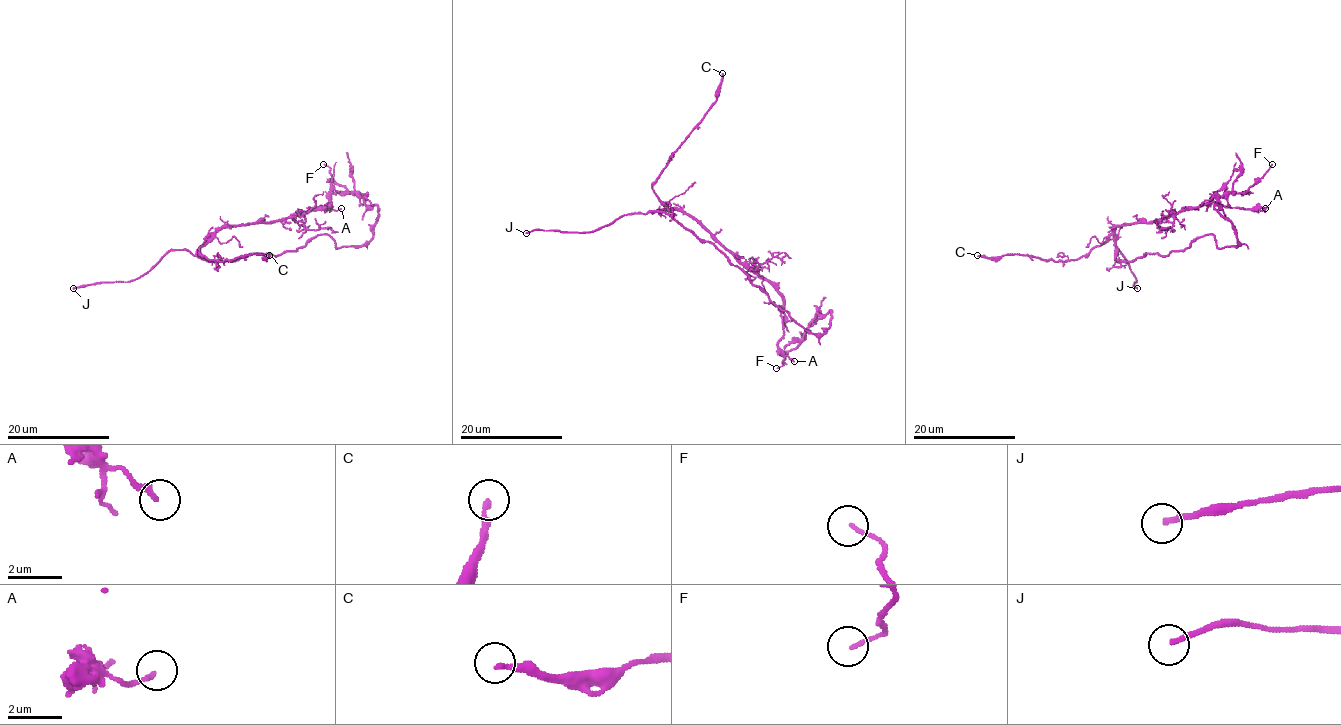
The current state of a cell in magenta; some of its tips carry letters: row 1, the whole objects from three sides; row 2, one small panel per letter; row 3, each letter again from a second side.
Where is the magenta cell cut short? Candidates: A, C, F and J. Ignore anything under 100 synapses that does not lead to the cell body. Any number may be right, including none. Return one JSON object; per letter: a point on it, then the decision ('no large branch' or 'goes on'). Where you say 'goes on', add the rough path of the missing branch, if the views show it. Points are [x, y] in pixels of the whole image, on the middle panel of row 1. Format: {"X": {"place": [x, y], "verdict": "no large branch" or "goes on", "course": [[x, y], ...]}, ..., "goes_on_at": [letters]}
{"A": {"place": [794, 361], "verdict": "no large branch"}, "C": {"place": [722, 73], "verdict": "no large branch"}, "F": {"place": [776, 368], "verdict": "no large branch"}, "J": {"place": [526, 233], "verdict": "goes on"}, "goes_on_at": ["J"]}

